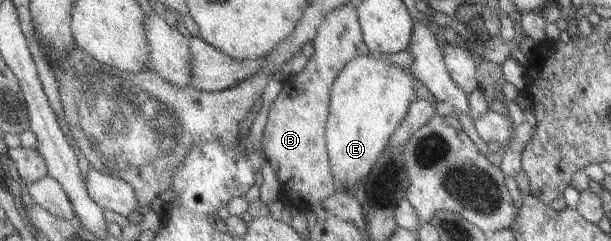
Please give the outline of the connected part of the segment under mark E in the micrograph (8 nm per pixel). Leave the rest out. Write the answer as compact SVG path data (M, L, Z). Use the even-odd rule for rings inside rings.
M375 52L355 57L338 77L332 89L331 118L327 130L333 173L340 189L355 192L359 182L366 178L382 151L407 116L407 110L416 99L415 76L380 60Z

